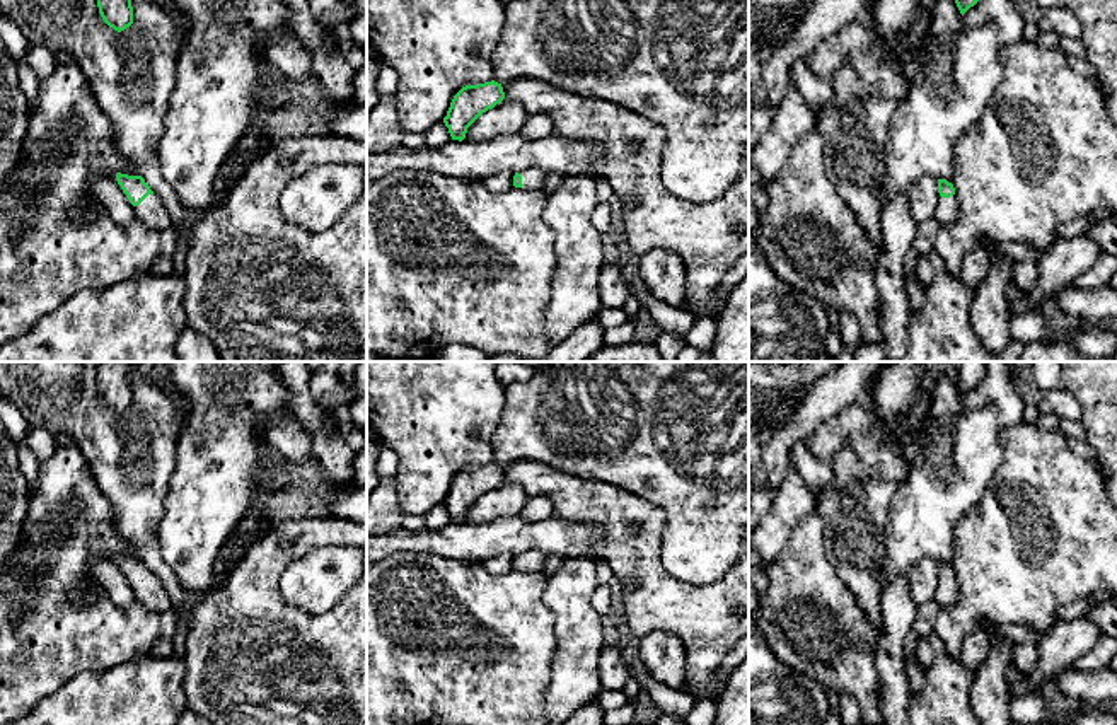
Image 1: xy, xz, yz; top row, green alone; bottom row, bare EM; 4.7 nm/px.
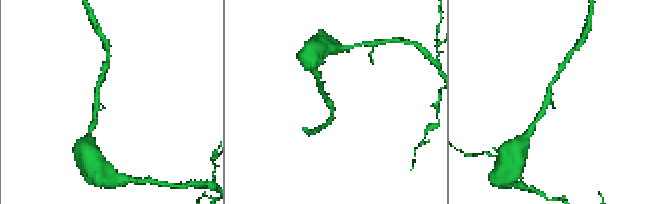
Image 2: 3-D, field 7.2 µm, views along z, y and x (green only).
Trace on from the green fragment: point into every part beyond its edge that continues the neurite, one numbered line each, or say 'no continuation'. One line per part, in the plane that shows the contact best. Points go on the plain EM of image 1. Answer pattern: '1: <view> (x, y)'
1: xy (152, 594)

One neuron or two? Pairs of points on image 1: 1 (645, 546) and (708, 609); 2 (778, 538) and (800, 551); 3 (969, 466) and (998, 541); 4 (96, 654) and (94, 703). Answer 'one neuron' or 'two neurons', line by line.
1: one neuron
2: two neurons
3: two neurons
4: two neurons

